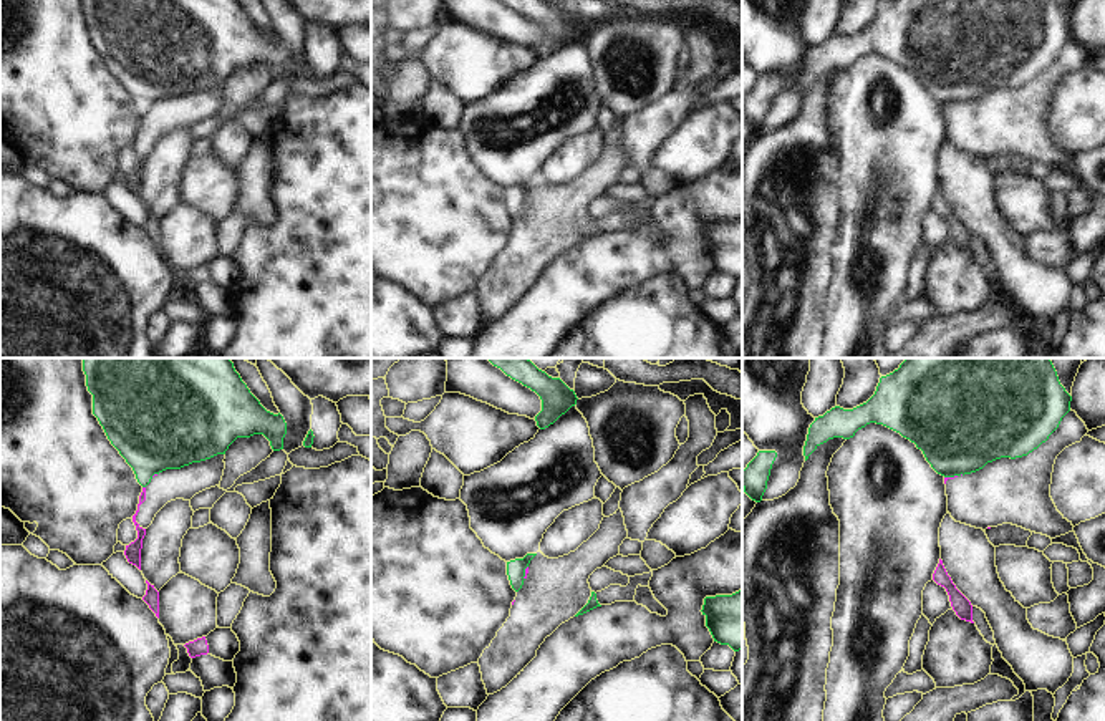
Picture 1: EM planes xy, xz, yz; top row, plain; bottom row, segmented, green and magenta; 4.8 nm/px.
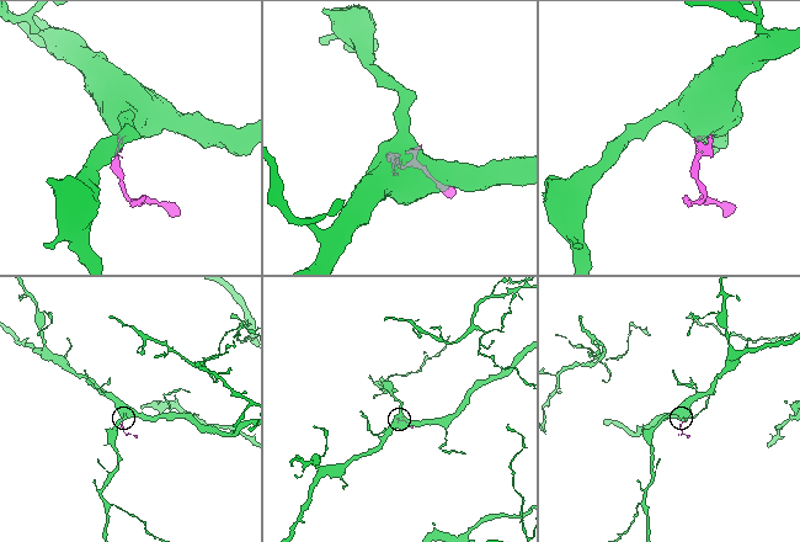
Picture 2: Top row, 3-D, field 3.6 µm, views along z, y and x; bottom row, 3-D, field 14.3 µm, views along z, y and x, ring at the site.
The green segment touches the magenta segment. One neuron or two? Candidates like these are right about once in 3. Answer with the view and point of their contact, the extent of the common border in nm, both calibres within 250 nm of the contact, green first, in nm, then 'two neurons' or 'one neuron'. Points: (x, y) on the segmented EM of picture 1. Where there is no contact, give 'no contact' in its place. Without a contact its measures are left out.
xz (524, 572) | 70 nm | 100/20 nm | two neurons

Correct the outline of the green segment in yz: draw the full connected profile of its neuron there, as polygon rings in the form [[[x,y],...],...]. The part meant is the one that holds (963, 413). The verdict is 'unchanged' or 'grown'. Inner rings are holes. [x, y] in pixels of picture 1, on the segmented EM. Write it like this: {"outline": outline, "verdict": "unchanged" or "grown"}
{"outline": [[[906,358],[898,370],[881,376],[875,394],[853,409],[832,408],[815,418],[803,446],[805,461],[833,438],[850,439],[870,423],[883,424],[916,444],[931,467],[944,476],[964,476],[1001,457],[1022,457],[1037,449],[1070,411],[1072,396],[1060,385],[1050,358]]], "verdict": "unchanged"}

